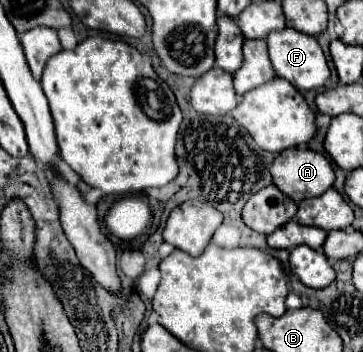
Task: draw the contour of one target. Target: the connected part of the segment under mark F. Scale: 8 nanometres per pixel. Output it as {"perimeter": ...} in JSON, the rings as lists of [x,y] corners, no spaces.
{"perimeter":[[[283,28],[279,32],[271,32],[267,36],[267,44],[269,44],[269,58],[273,62],[275,74],[279,78],[285,78],[289,82],[293,82],[293,86],[297,86],[297,90],[307,92],[307,90],[319,90],[325,86],[325,82],[331,76],[327,58],[317,42],[315,36],[297,32],[293,28]]]}

